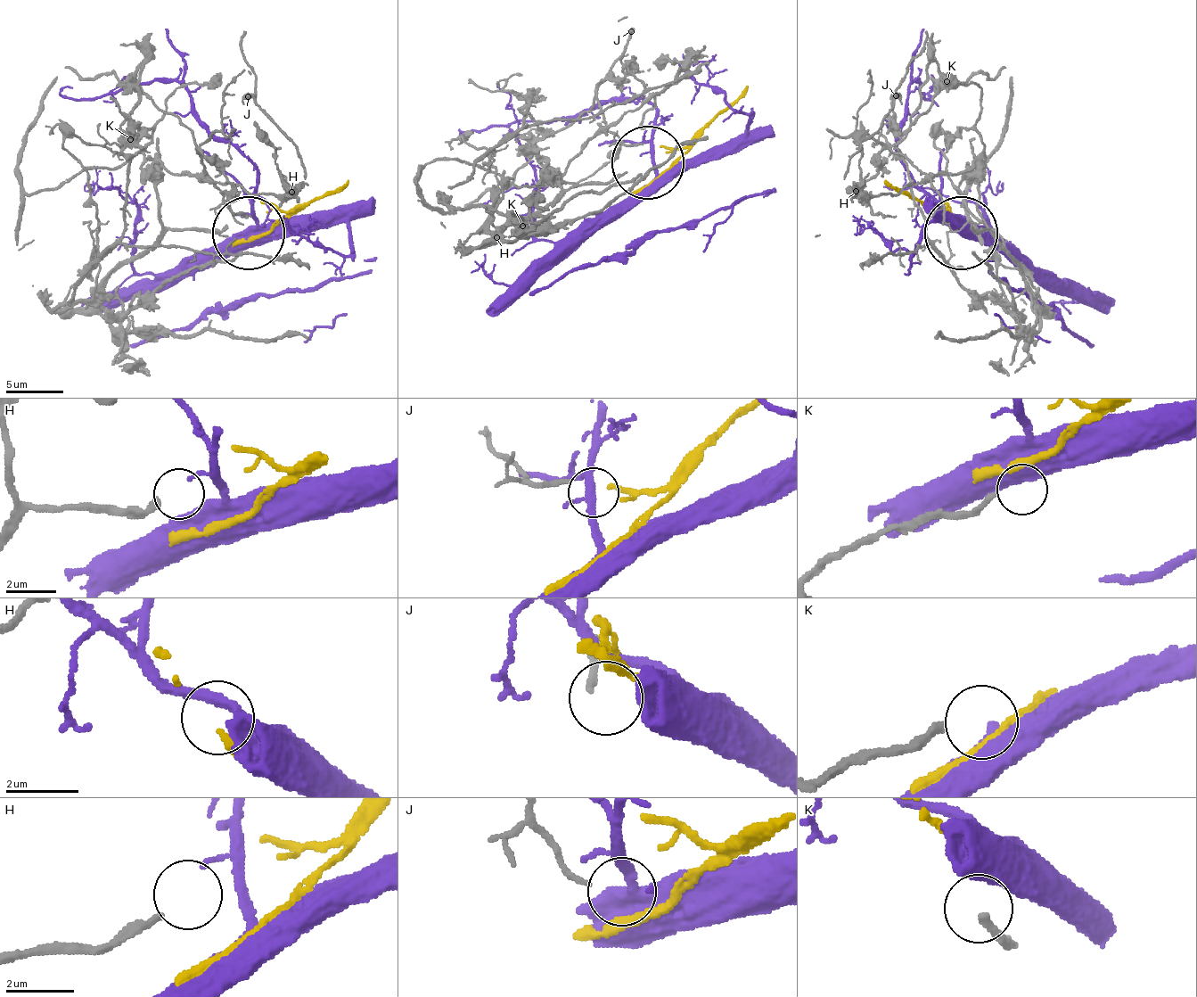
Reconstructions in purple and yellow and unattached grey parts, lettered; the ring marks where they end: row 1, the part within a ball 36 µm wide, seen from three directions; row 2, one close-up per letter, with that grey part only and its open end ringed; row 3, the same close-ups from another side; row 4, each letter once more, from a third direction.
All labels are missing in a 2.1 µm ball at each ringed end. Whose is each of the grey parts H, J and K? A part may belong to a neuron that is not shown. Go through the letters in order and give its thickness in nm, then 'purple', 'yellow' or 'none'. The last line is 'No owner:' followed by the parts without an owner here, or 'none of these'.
H: 240 nm | none
J: 170 nm | none
K: 220 nm | none
No owner: H, J, K

